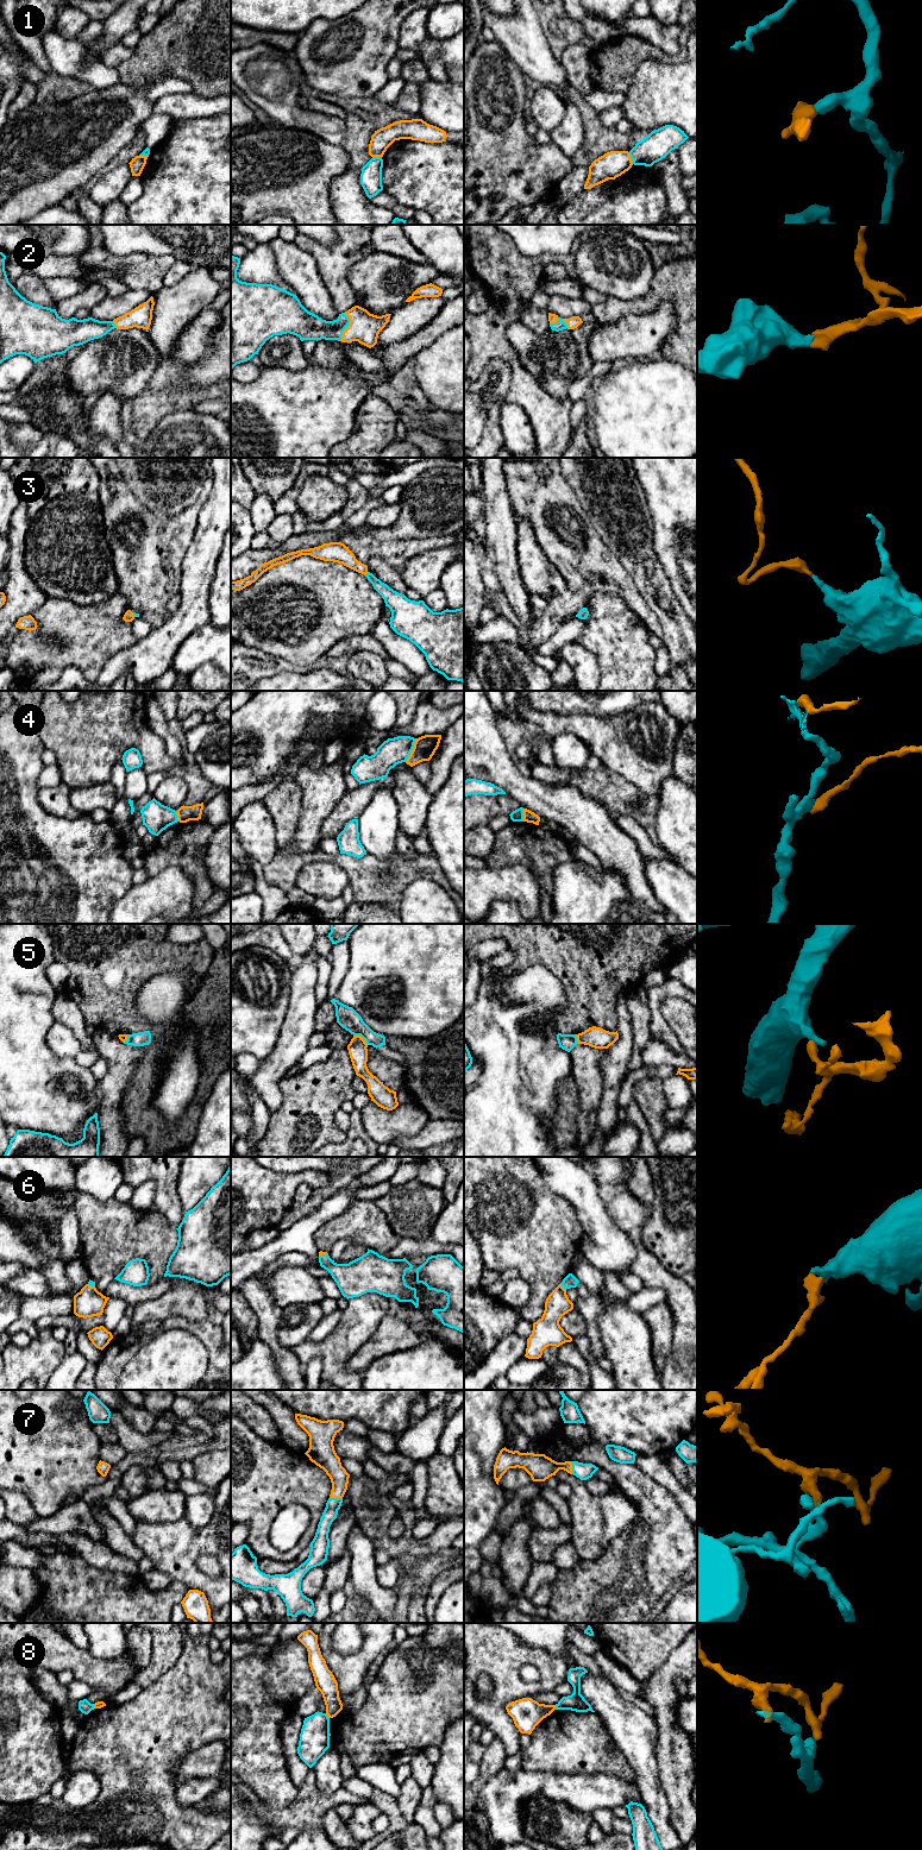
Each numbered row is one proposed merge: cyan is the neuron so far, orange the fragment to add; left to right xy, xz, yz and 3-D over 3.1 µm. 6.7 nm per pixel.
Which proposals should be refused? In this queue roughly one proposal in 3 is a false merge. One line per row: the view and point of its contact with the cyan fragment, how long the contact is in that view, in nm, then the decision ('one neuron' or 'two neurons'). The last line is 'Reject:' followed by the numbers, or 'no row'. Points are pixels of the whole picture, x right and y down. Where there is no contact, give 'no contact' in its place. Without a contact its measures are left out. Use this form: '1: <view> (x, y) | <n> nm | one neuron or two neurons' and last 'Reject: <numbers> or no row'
1: yz (631, 157) | 90 nm | two neurons
2: xz (346, 327) | 190 nm | one neuron
3: xz (367, 573) | 40 nm | one neuron
4: xz (412, 749) | 180 nm | two neurons
5: xz (361, 1036) | 120 nm | two neurons
6: yz (563, 1287) | 60 nm | one neuron
7: xz (336, 1498) | 90 nm | one neuron
8: xz (327, 1716) | 50 nm | two neurons
Reject: 1, 4, 5, 8

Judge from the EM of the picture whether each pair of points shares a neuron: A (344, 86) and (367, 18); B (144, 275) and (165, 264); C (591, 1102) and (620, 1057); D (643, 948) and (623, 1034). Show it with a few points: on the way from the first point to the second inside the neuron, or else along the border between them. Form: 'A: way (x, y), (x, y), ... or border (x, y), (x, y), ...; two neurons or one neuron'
A: way (344, 69), (362, 49), (367, 35); one neuron
B: way (149, 270), (161, 264); one neuron
C: border (603, 1055), (600, 1061), (603, 1096), (597, 1111); two neurons
D: border (622, 994), (618, 1006), (616, 1030); two neurons

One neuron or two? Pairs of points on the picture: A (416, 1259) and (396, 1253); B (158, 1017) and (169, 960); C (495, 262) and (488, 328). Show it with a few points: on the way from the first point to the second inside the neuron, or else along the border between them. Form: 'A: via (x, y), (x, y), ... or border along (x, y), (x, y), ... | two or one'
A: border along (428, 1256), (408, 1254), (405, 1257) | two
B: border along (190, 975), (181, 969), (162, 970), (142, 985) | two
C: via (509, 281), (510, 302), (502, 318) | one

